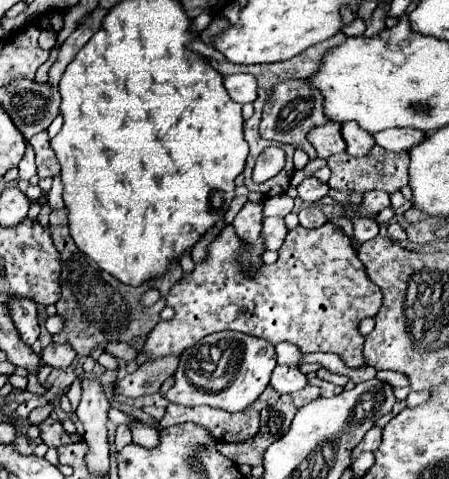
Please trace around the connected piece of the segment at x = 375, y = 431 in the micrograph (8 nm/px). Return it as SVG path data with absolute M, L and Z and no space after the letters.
M373 426L365 436L363 440L359 442L359 446L355 448L355 458L361 454L361 452L375 452L381 444L381 434L383 434L383 428L377 428Z

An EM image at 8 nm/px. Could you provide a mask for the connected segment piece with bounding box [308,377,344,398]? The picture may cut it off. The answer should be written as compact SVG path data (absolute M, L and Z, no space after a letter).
M318 377L309 379L308 384L321 388L321 396L323 396L323 398L330 398L337 394L341 394L341 392L343 392L344 390L343 386L337 386L335 384L327 384L327 382L319 380Z

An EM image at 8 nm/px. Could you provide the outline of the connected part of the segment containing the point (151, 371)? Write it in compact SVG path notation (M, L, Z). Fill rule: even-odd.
M163 356L157 360L149 360L141 364L133 374L117 380L113 384L115 394L123 394L127 398L139 398L145 394L157 394L161 384L175 374L179 366L179 356Z

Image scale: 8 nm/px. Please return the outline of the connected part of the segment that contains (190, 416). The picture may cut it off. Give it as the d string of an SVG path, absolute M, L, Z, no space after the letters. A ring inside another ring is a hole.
M269 386L259 400L255 400L249 408L245 408L243 412L237 412L237 414L231 414L231 412L225 412L225 410L219 410L219 408L211 408L211 406L199 406L199 408L185 408L185 406L175 406L175 404L169 404L167 408L167 414L165 418L161 420L161 426L163 428L169 428L169 426L177 426L177 424L183 424L183 422L193 422L193 424L199 424L203 426L213 438L221 440L221 442L243 442L251 436L255 436L255 432L259 430L259 412L267 406L273 406L277 402L277 392Z

